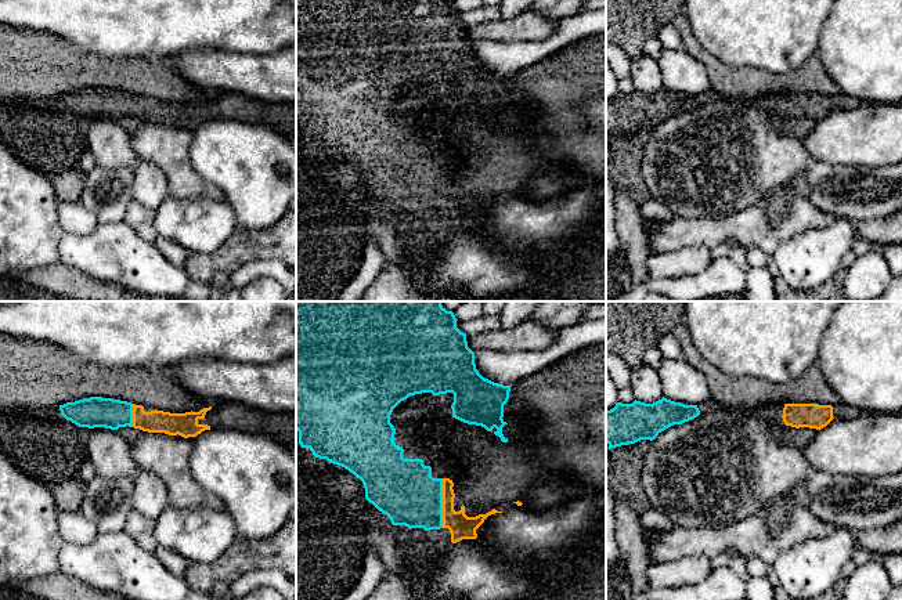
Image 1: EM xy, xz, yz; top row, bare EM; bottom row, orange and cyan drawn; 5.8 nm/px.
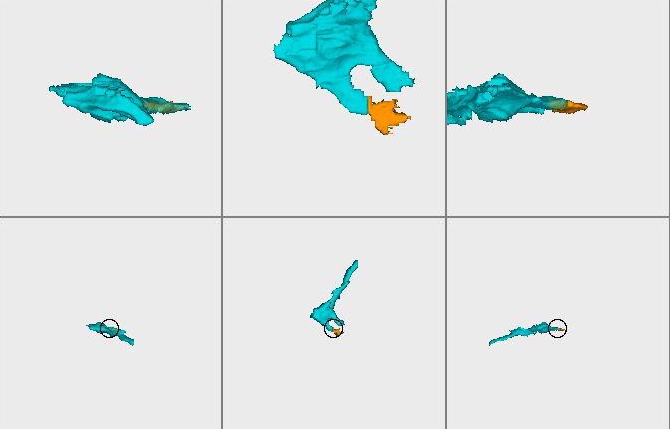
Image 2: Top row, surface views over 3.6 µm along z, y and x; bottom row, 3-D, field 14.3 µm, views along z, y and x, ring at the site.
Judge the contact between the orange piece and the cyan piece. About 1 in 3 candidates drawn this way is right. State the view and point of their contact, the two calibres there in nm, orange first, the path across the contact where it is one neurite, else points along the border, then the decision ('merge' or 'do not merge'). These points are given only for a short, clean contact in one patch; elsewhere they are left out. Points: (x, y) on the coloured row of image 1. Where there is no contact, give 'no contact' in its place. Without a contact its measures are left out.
xz (443, 503) | 140/360 nm | merge

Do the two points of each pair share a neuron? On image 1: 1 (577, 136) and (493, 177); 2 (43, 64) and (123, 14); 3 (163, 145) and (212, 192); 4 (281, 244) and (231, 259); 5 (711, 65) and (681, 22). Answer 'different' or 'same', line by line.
1: same
2: different
3: same
4: same
5: same

